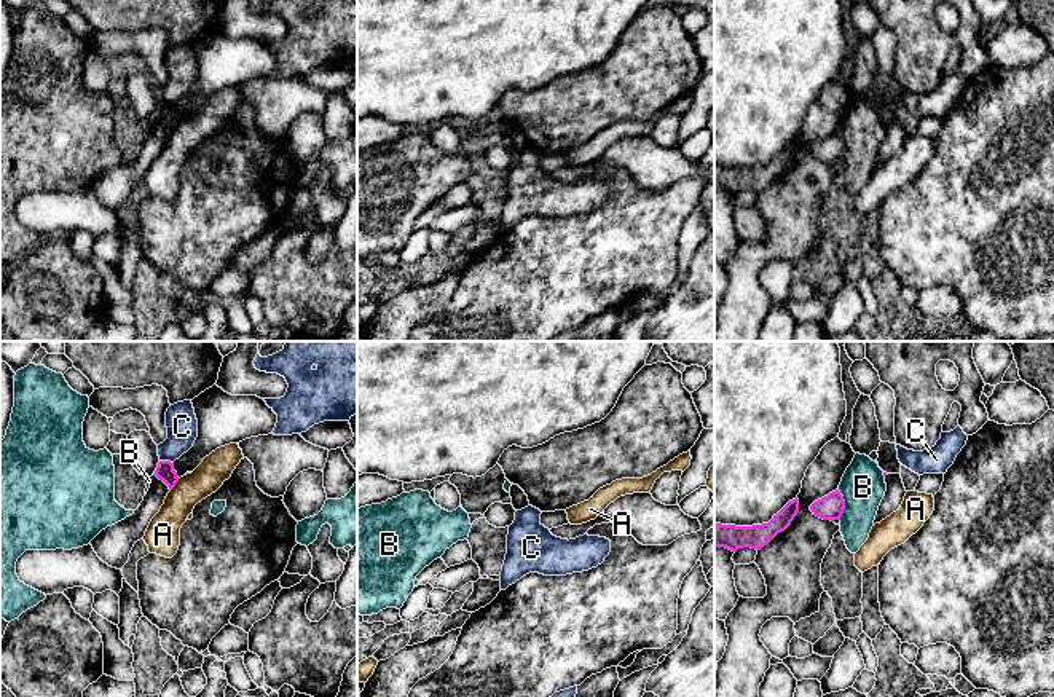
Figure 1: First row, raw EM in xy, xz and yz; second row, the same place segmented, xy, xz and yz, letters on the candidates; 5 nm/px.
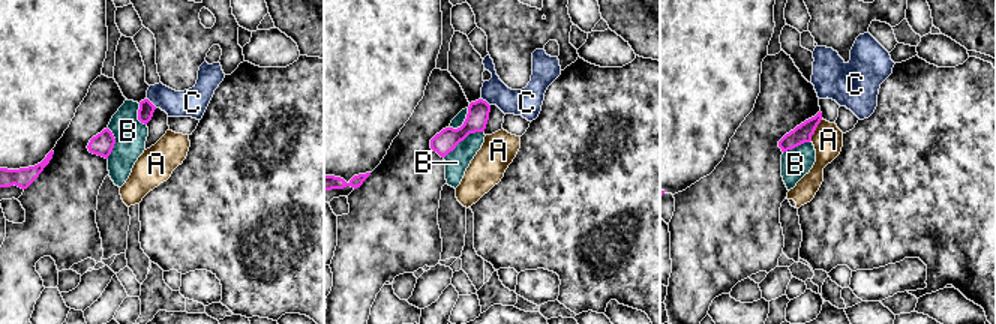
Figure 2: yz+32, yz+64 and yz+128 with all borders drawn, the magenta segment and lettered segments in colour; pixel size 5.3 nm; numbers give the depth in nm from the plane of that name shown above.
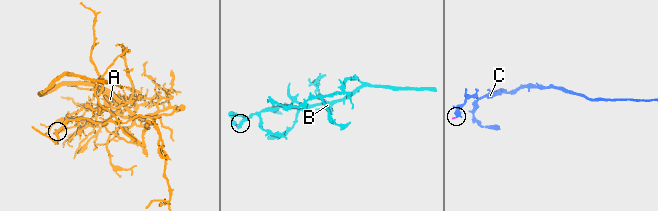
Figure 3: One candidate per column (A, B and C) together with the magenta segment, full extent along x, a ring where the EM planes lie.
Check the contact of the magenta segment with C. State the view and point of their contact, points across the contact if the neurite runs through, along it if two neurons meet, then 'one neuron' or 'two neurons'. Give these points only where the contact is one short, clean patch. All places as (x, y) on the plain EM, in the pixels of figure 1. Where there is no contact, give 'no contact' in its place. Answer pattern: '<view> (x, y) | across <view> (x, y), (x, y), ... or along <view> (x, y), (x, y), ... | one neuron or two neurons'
xy (166, 104) | along xy (160, 102), (173, 106) | two neurons

